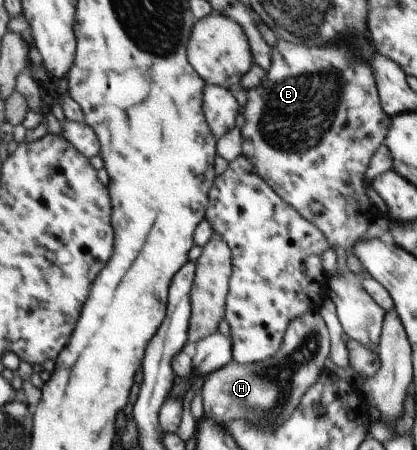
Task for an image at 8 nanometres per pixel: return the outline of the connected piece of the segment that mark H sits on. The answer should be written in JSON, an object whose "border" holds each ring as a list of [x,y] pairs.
{"border":[[[315,308],[307,310],[303,316],[295,317],[283,325],[279,350],[271,358],[247,365],[231,360],[223,368],[206,376],[201,394],[204,406],[203,417],[207,420],[213,420],[217,424],[233,422],[233,420],[245,420],[247,424],[263,428],[263,430],[279,428],[299,406],[301,398],[305,396],[305,391],[309,390],[309,387],[319,380],[319,376],[325,369],[325,360],[329,358],[329,355],[330,334],[326,321],[321,318],[320,313]]]}

